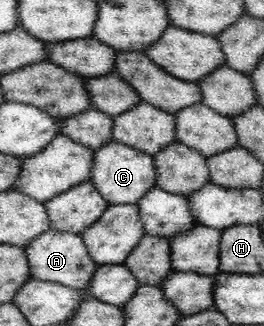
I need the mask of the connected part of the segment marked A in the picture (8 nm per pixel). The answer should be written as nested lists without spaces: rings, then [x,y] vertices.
[[[50,229],[31,240],[31,243],[28,243],[23,249],[32,277],[44,282],[63,284],[76,290],[88,289],[93,274],[99,266],[90,258],[80,233]]]

